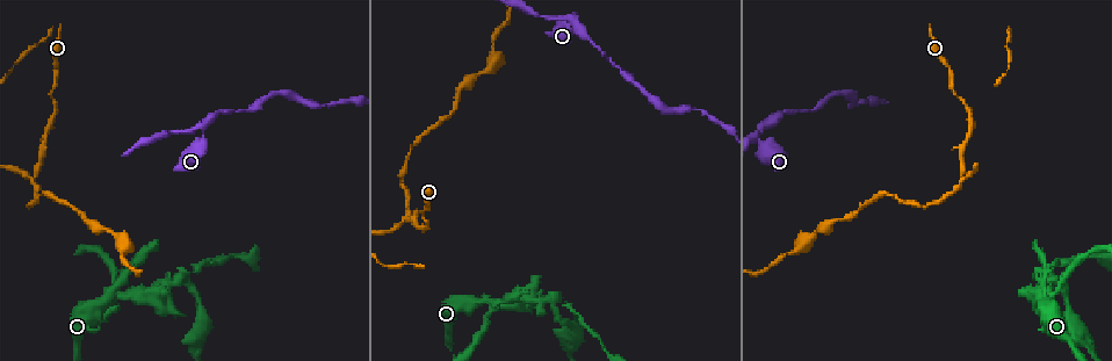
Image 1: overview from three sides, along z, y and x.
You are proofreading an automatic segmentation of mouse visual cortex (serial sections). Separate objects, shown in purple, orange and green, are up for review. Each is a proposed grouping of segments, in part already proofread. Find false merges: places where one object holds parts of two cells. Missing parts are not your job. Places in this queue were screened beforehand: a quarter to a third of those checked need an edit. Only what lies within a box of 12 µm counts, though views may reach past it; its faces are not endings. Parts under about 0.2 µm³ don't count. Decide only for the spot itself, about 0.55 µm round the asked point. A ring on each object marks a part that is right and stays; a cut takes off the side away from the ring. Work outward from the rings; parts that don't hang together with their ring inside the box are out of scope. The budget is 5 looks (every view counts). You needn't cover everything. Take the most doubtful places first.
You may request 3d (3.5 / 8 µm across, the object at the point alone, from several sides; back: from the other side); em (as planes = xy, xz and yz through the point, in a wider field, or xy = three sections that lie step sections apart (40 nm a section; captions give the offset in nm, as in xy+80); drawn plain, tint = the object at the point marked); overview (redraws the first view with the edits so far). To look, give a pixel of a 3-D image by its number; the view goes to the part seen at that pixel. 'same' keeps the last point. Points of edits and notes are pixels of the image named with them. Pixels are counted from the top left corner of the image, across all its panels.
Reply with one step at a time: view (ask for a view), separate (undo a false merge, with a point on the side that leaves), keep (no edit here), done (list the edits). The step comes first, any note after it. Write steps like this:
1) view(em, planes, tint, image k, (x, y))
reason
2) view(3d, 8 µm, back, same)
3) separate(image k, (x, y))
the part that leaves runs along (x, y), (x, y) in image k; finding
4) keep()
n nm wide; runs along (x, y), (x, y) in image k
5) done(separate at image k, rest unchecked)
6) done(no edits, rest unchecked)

view(3d, 8 µm, back, image 1, (960, 177))
abrupt turn

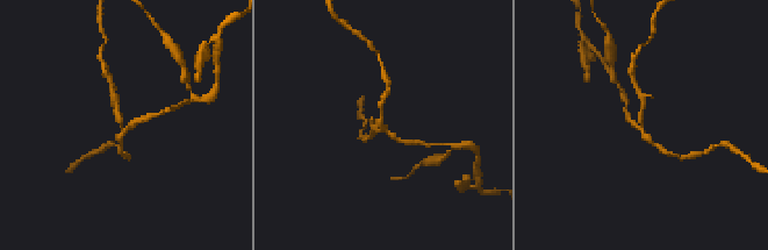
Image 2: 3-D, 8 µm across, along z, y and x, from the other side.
view(3d, 3.5 µm, image 2, (380, 126))
closer look

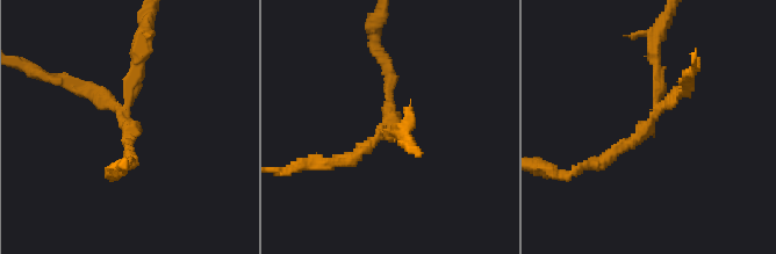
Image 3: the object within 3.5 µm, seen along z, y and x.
view(em, planes, tint, image 3, (125, 109))
shape alone is not enough

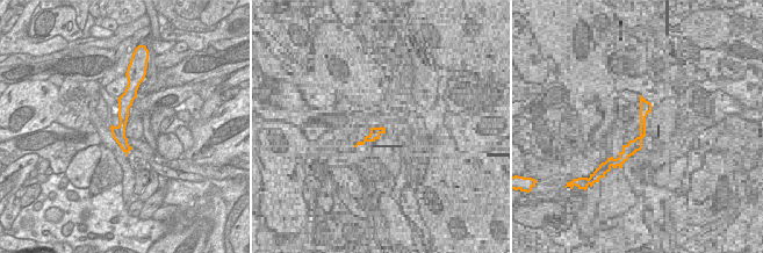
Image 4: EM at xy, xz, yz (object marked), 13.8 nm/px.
separate(image 3, (90, 89))
the part that leaves runs along (122, 111), (129, 161), (112, 176) in image 3; two cells meet here

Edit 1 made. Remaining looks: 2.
view(overview)
see it whole again

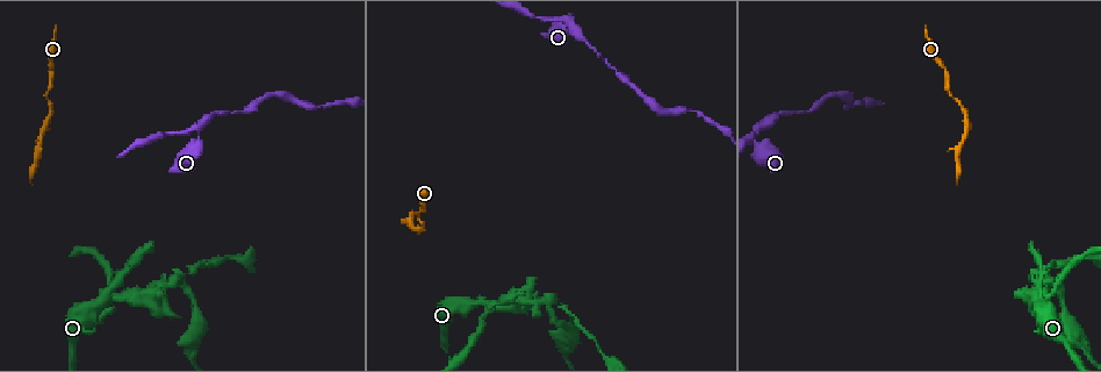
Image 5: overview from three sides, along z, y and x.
view(3d, 3.5 µm, back, image 5, (114, 297))
branch point

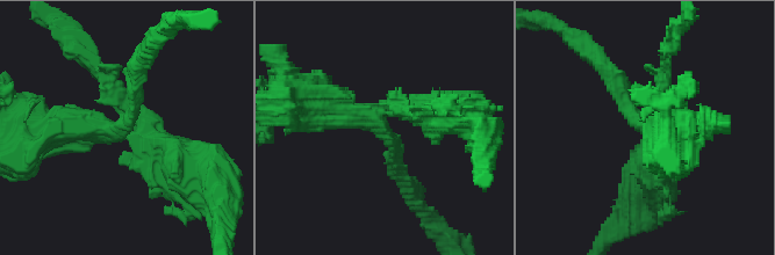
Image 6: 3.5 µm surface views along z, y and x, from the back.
separate(image 6, (81, 139))
the part that leaves runs along (126, 132), (26, 125) in image 6; two cells meet here

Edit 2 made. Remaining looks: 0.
done(separate at image 3, separate at image 6, rest unchecked)

